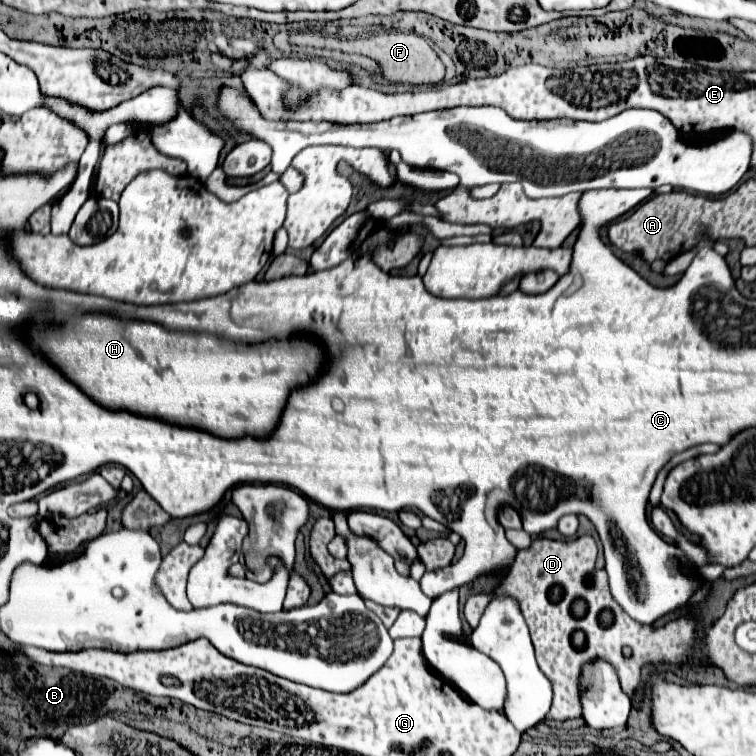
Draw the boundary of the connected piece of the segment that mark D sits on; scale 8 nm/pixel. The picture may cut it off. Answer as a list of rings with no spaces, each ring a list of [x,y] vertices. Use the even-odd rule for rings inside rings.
[[[579,536],[569,542],[535,538],[527,550],[517,552],[509,576],[495,590],[497,594],[517,598],[527,620],[537,664],[553,684],[549,720],[581,718],[579,676],[585,662],[607,658],[617,668],[627,696],[633,696],[635,688],[641,686],[643,662],[683,662],[693,652],[691,644],[697,636],[697,624],[693,620],[679,618],[663,628],[637,624],[613,600],[607,574],[595,570],[595,558],[597,544],[591,536]],[[623,646],[631,648],[629,656],[623,654]]]

